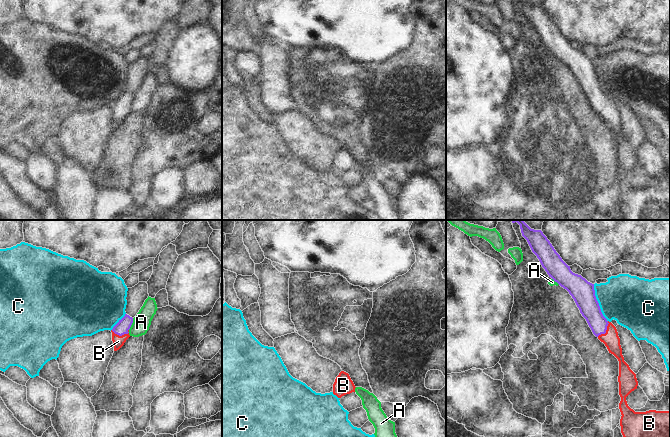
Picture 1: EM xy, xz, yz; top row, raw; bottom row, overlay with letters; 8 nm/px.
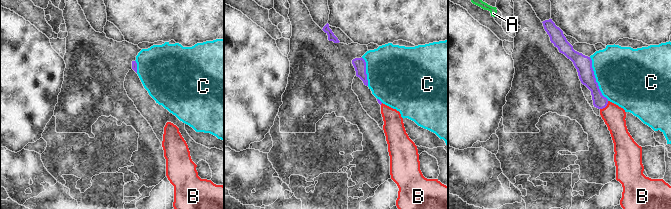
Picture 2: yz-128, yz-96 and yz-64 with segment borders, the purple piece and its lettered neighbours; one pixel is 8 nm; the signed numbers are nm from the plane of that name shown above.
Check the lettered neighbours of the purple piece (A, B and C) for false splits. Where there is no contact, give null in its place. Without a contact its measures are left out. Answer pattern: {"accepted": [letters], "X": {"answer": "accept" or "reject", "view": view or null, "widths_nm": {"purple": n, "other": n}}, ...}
{"accepted": ["B"], "A": {"answer": "reject", "view": "xy", "widths_nm": {"purple": 110, "other": 140}}, "B": {"answer": "accept", "view": "xy", "widths_nm": {"purple": 110, "other": 100}}, "C": {"answer": "reject", "view": "yz", "widths_nm": {"purple": 190, "other": 400}}}

